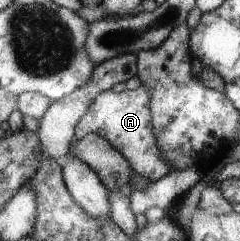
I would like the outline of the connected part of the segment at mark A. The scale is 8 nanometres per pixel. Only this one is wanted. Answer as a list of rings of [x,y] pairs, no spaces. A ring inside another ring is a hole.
[[[140,86],[137,89],[125,89],[115,93],[111,89],[102,92],[89,105],[74,130],[75,140],[86,134],[95,133],[106,138],[116,148],[137,175],[148,178],[152,183],[163,178],[171,166],[162,156],[160,146],[157,146],[156,136],[152,127],[152,110],[148,90]]]

